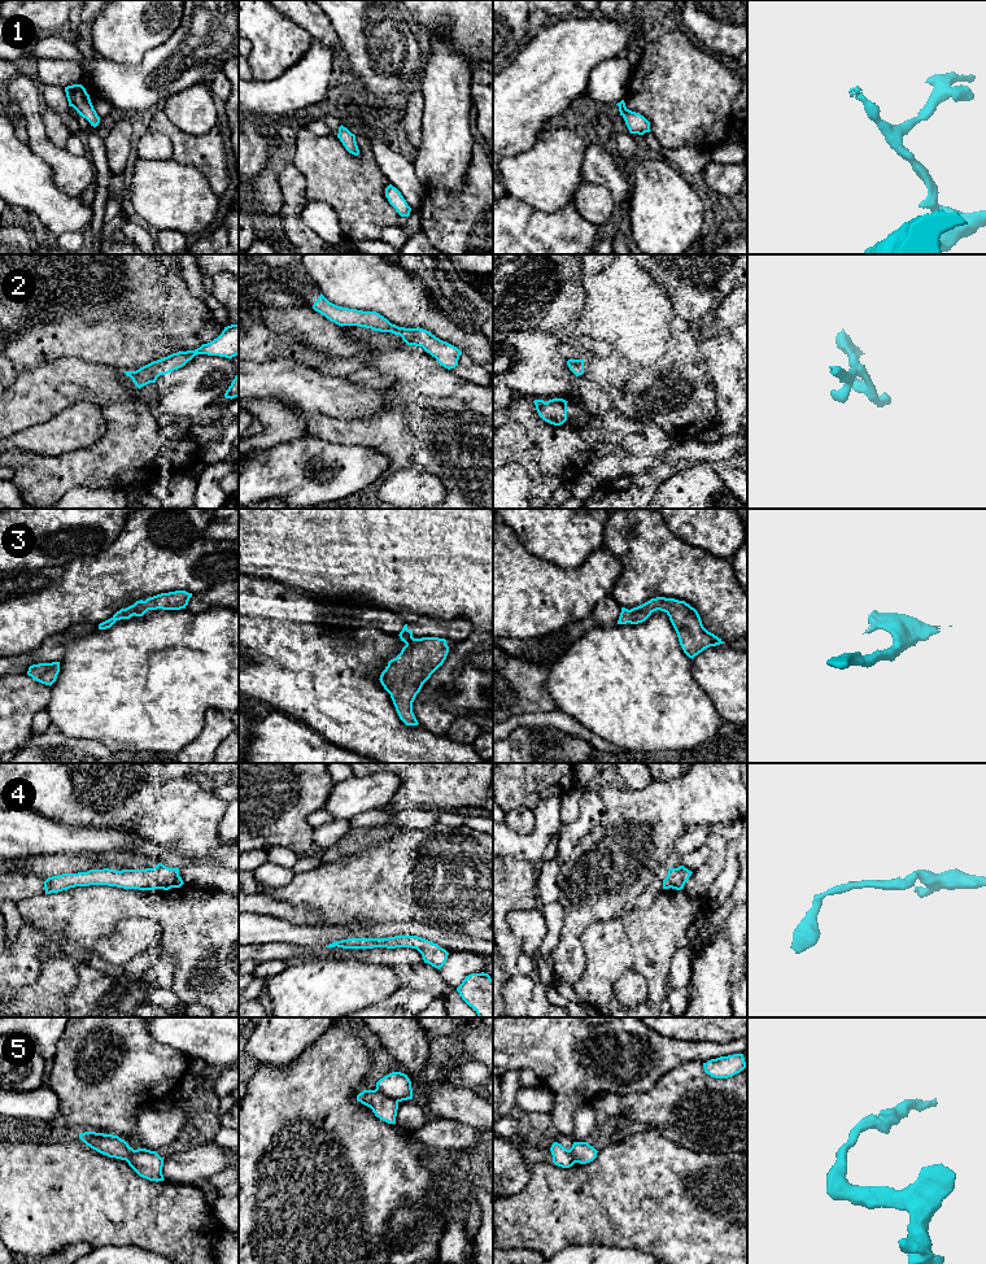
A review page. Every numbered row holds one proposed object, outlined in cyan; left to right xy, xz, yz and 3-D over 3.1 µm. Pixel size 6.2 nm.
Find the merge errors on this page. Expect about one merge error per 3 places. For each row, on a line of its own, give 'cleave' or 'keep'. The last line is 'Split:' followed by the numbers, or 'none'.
1: keep
2: keep
3: keep
4: keep
5: cleave
Split: 5

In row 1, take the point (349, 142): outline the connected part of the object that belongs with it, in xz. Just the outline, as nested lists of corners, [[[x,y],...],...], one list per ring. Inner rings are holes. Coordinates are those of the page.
[[[343,125],[339,127],[339,134],[337,138],[340,139],[340,141],[343,143],[343,145],[345,147],[345,149],[354,154],[358,156],[359,154],[359,149],[355,141],[355,135],[352,134],[346,127],[344,127]]]

